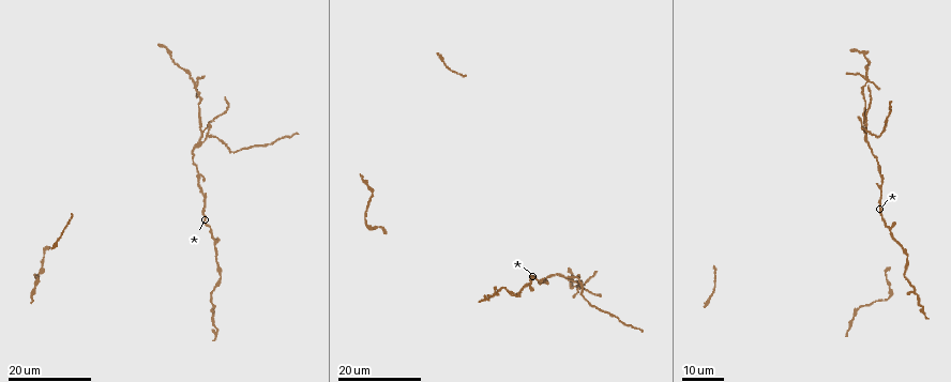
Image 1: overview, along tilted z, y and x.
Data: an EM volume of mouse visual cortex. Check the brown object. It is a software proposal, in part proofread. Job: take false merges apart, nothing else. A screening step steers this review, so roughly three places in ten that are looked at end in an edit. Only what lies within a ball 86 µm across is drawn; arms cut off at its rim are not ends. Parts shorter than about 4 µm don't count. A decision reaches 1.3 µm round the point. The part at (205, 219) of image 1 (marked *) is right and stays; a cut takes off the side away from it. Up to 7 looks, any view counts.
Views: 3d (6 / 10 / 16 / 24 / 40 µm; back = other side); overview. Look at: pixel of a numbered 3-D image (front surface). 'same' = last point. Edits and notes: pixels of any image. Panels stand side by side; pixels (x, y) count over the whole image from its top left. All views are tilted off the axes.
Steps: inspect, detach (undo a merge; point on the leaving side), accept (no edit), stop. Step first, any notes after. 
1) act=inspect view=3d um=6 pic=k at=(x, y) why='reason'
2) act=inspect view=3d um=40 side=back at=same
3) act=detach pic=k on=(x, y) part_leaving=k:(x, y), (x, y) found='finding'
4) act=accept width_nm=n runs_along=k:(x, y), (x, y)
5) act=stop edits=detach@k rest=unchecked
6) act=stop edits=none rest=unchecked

act=inspect view=3d um=16 pic=1 at=(892, 233) why='thin neck'

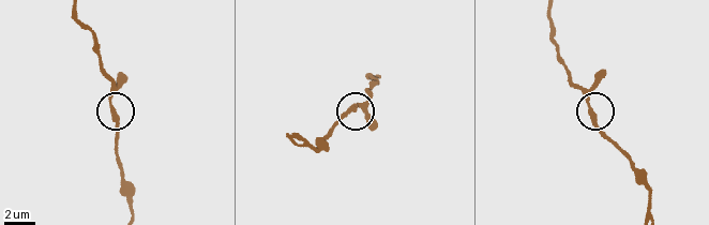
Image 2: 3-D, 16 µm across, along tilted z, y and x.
act=inspect view=3d um=10 pic=2 at=(589, 106) why='closer look'

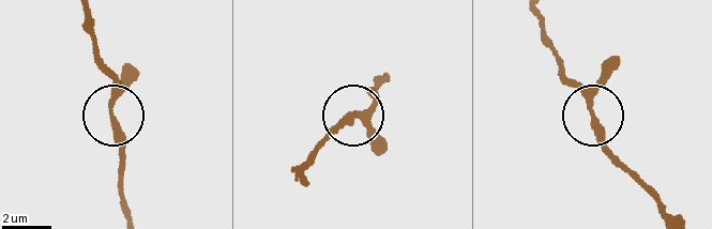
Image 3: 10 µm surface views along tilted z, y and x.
act=accept arms=3 found='all the same neuron'

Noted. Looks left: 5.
act=inspect view=3d um=16 pic=1 at=(200, 172) why='two arms in line, one across'

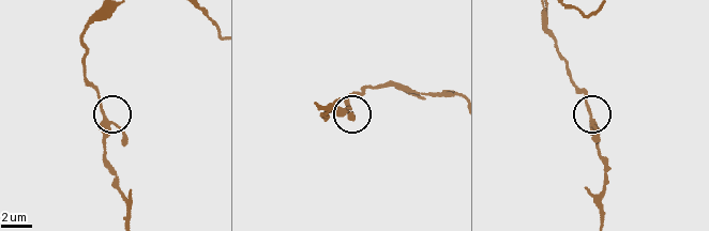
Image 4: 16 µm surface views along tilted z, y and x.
act=inspect view=3d um=6 pic=4 at=(592, 113)

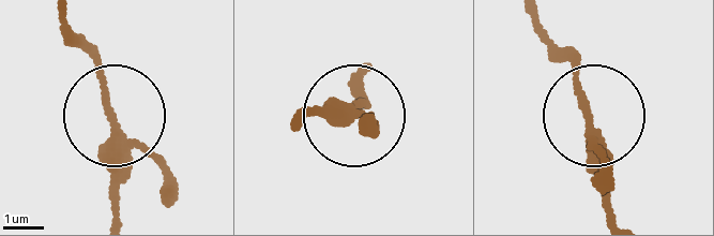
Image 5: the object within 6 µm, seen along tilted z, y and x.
act=accept width_nm=200 runs_along=5:(114, 211), (117, 117), (100, 63), (67, 18) found='continuous, no second neuron'

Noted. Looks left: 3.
act=inspect view=3d um=24 pic=1 at=(868, 81) why='four-way junction'

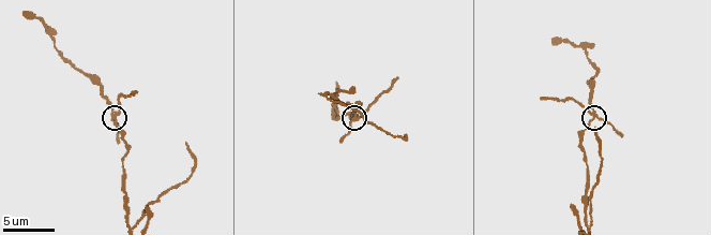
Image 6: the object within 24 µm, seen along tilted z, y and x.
act=inspect view=3d um=6 pic=6 at=(117, 112) why='zoom in'

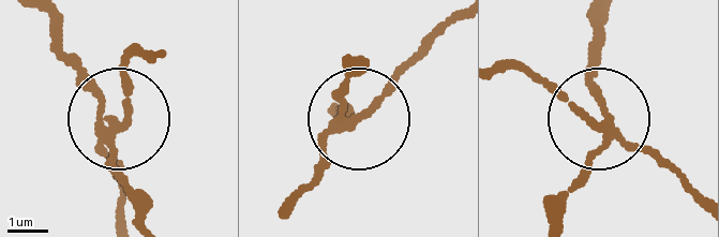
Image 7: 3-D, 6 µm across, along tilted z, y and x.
act=detach pic=7 on=(317, 171) side_arm_um=6 part_leaving=7:(343, 122), (454, 25) found='two neurons meet here'

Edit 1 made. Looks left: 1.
act=stop edits=detach@7 rest=unchecked

